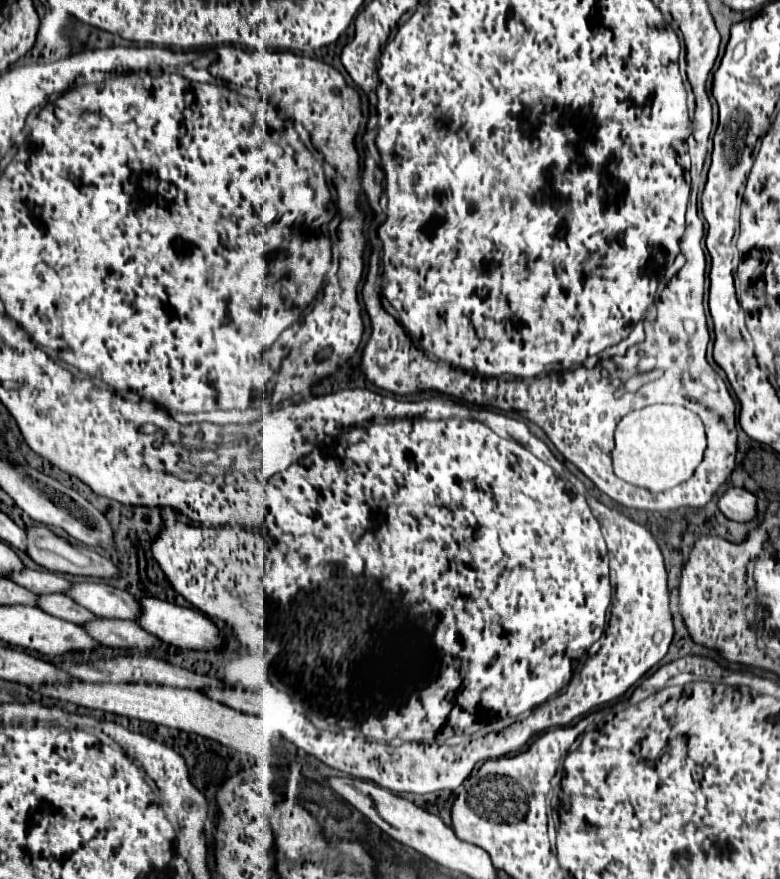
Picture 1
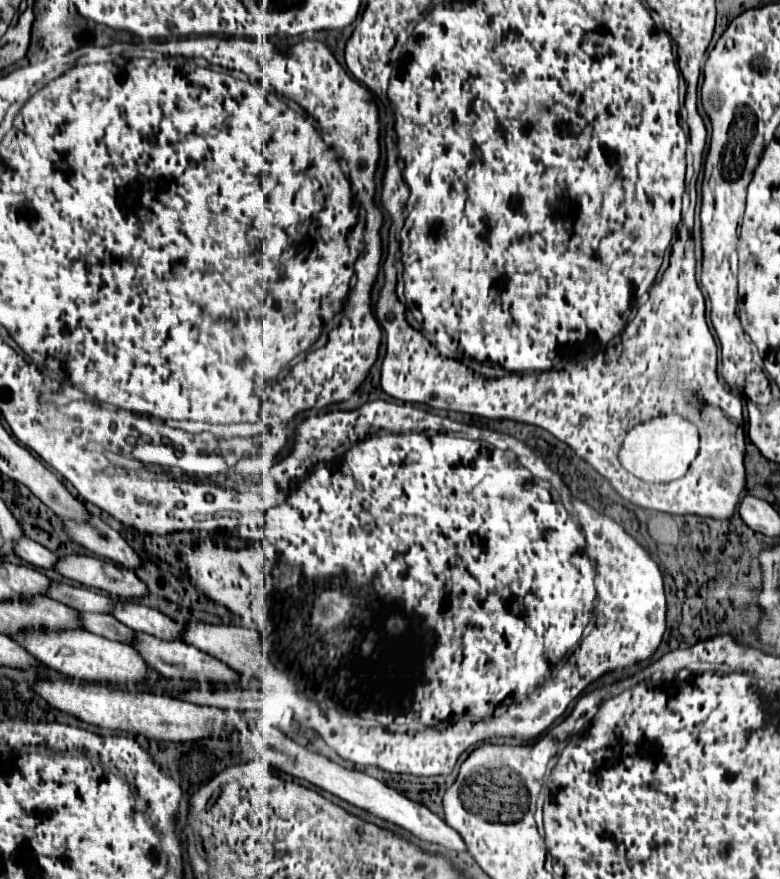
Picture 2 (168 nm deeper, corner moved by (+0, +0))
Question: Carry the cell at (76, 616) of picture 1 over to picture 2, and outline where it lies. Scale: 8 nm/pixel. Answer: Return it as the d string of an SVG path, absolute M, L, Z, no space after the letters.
M78 612L80 624L84 630L104 636L108 640L126 642L126 634L130 634L128 626L122 626L114 616L110 614L92 614L92 612Z

